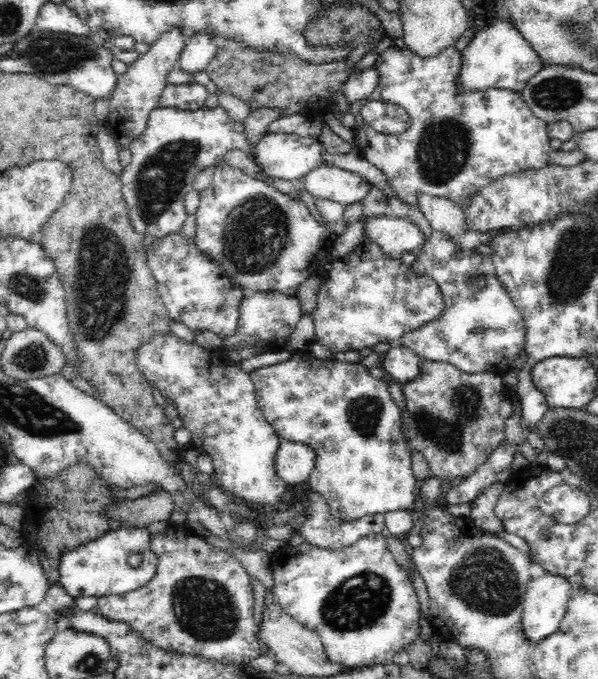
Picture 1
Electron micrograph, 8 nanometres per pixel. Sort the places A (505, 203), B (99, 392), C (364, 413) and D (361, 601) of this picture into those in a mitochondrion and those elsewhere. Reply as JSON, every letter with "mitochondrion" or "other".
{"A":"other","B":"other","C":"mitochondrion","D":"mitochondrion"}

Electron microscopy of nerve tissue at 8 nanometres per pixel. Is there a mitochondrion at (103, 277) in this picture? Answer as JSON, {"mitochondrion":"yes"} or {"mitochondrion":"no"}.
{"mitochondrion":"yes"}

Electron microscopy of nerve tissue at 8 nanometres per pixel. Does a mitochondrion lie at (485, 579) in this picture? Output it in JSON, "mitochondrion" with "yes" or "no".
{"mitochondrion":"yes"}

